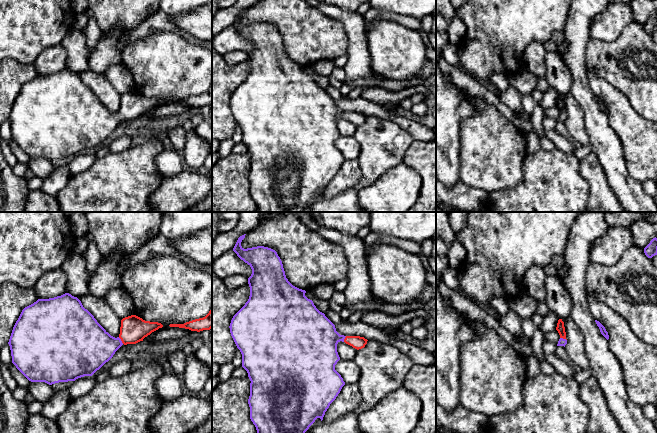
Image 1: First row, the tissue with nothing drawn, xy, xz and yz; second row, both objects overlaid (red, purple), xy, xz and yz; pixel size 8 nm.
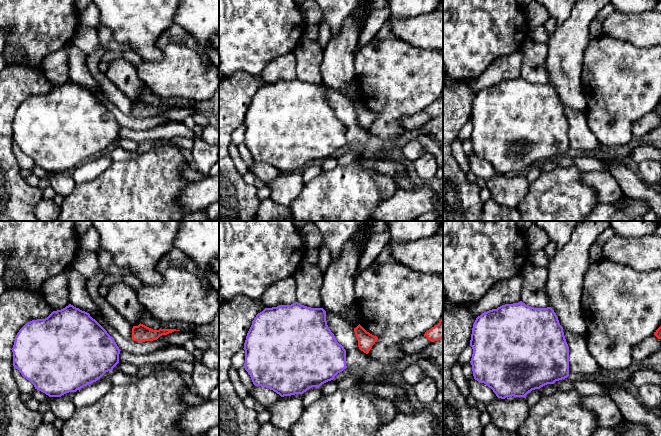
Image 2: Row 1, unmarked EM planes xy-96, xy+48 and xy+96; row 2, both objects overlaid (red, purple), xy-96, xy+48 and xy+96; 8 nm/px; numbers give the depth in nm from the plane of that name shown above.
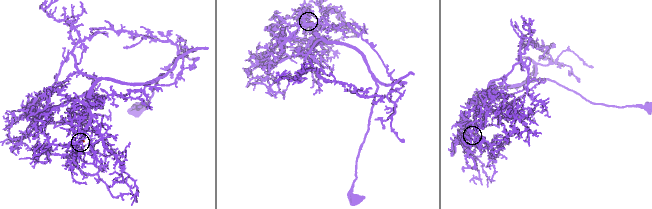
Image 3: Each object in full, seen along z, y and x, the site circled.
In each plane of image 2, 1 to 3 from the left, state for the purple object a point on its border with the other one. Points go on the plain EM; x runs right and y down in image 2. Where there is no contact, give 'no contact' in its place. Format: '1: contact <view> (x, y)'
1: no contact
2: no contact
3: no contact

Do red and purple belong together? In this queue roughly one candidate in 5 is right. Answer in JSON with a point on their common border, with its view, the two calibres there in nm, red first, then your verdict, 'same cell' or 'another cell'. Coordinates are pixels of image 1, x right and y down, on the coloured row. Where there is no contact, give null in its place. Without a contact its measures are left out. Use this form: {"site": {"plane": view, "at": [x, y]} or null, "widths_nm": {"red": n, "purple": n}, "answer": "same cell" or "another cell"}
{"site": {"plane": "xy", "at": [121, 340]}, "widths_nm": {"red": 220, "purple": 340}, "answer": "same cell"}

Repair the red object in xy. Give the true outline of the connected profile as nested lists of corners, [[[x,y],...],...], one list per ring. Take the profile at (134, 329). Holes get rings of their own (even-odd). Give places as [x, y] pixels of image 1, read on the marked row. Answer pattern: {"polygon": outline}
{"polygon": [[[65,293],[54,298],[38,299],[25,307],[13,327],[8,344],[12,363],[29,381],[52,385],[92,376],[123,344],[143,341],[162,327],[161,323],[131,315],[121,320],[120,334],[115,338],[83,307],[77,297]]]}

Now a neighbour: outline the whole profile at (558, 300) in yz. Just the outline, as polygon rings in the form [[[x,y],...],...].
[[[557,275],[545,277],[545,289],[545,303],[549,310],[559,319],[570,316],[572,307],[571,297]]]

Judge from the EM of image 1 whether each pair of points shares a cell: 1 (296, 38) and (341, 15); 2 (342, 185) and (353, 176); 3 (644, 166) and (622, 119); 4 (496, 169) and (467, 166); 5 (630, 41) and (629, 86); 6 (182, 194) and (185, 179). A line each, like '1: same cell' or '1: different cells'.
1: different cells
2: same cell
3: same cell
4: same cell
5: same cell
6: same cell

